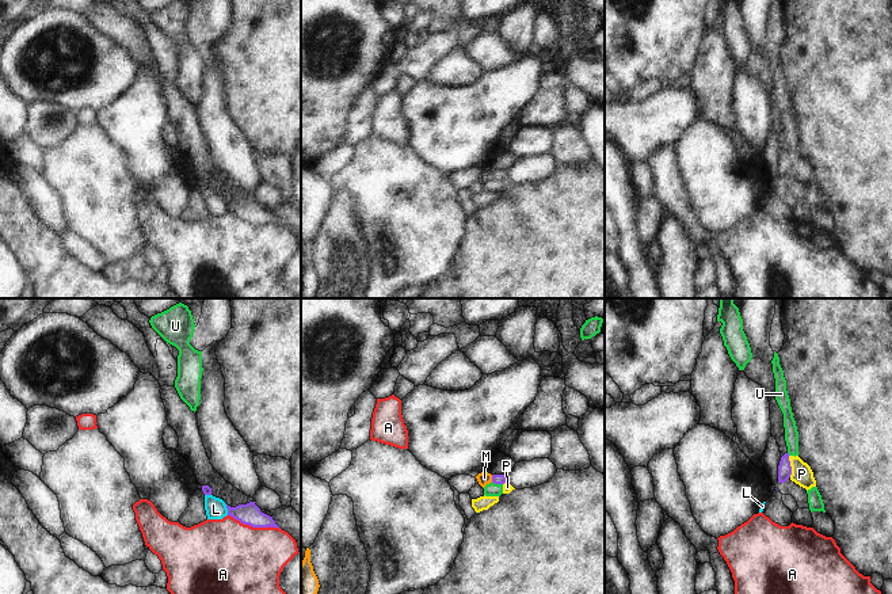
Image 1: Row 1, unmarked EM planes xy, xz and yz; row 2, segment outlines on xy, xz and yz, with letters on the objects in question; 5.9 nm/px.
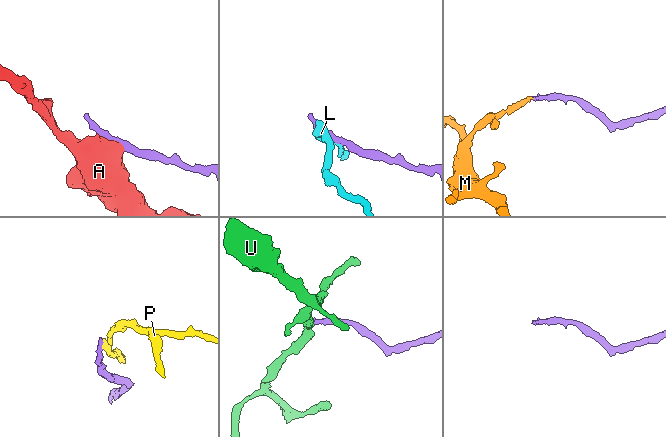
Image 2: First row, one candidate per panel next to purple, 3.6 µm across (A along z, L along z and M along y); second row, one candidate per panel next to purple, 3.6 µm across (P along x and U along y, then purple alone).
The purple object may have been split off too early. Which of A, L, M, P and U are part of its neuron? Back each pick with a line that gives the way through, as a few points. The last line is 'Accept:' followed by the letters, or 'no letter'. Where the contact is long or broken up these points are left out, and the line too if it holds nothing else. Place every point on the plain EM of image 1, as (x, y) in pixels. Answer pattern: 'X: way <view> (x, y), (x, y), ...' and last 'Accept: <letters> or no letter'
M: way xz (498, 175), (492, 175), (484, 174)
Accept: M

